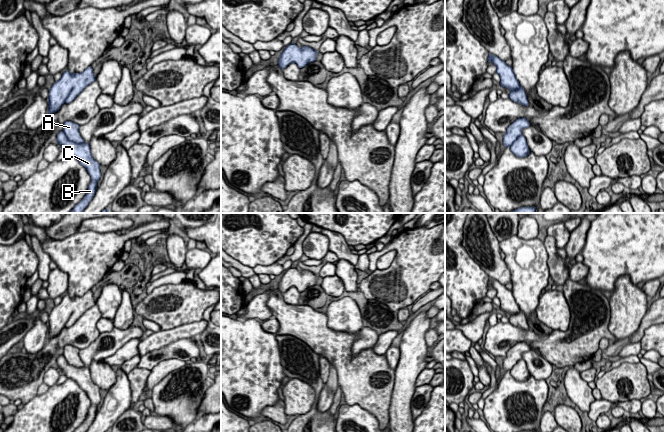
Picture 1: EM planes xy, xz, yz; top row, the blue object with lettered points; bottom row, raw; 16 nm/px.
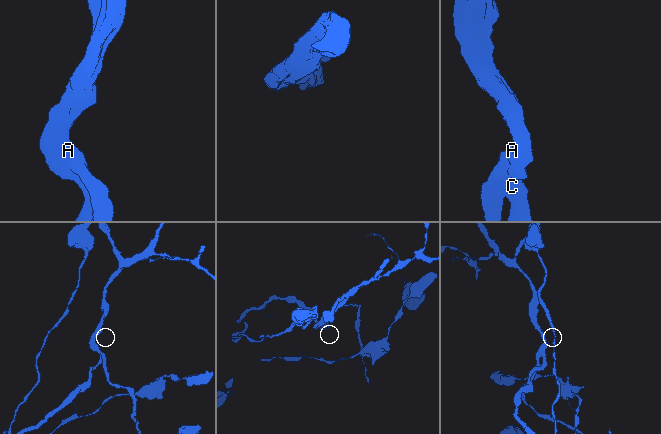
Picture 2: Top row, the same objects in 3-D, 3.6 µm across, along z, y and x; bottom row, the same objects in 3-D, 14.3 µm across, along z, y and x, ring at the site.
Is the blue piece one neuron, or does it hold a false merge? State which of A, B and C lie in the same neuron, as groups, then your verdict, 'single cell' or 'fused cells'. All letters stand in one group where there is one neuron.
groups A B C; single cell

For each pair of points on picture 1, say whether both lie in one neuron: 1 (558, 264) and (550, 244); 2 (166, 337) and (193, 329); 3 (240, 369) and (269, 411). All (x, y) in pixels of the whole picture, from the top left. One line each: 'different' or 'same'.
1: same
2: same
3: different

